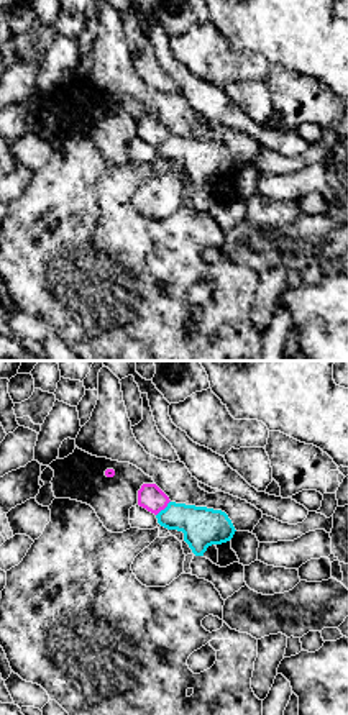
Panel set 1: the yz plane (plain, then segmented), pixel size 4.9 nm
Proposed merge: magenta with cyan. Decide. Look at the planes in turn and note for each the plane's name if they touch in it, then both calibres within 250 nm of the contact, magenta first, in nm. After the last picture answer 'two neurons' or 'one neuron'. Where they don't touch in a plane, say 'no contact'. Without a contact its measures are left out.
meets magenta in yz; 120 nm thick on the magenta side, 200 nm on the other

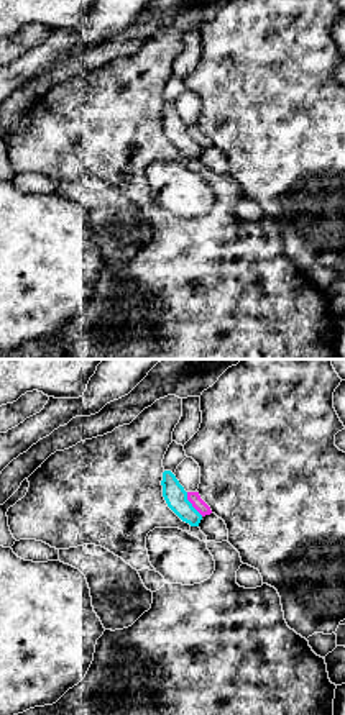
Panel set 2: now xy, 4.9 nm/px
meets magenta in xy; 60 nm thick on the magenta side, 110 nm on the other

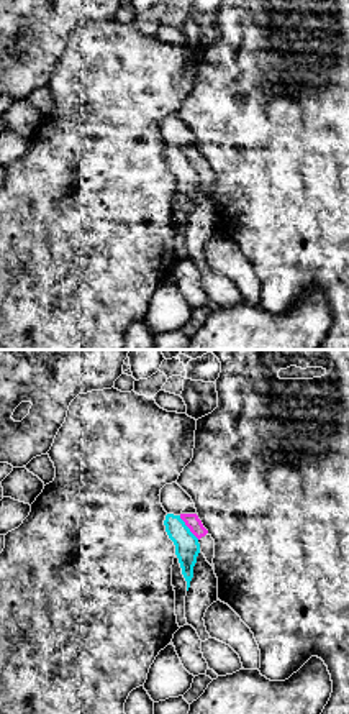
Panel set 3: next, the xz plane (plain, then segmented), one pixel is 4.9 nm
meets magenta in xz; 70 nm thick on the magenta side, 120 nm on the other

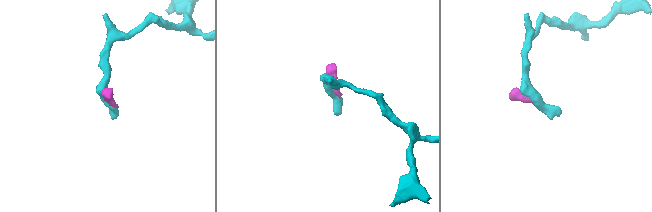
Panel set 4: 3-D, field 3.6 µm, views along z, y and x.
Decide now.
two neurons

